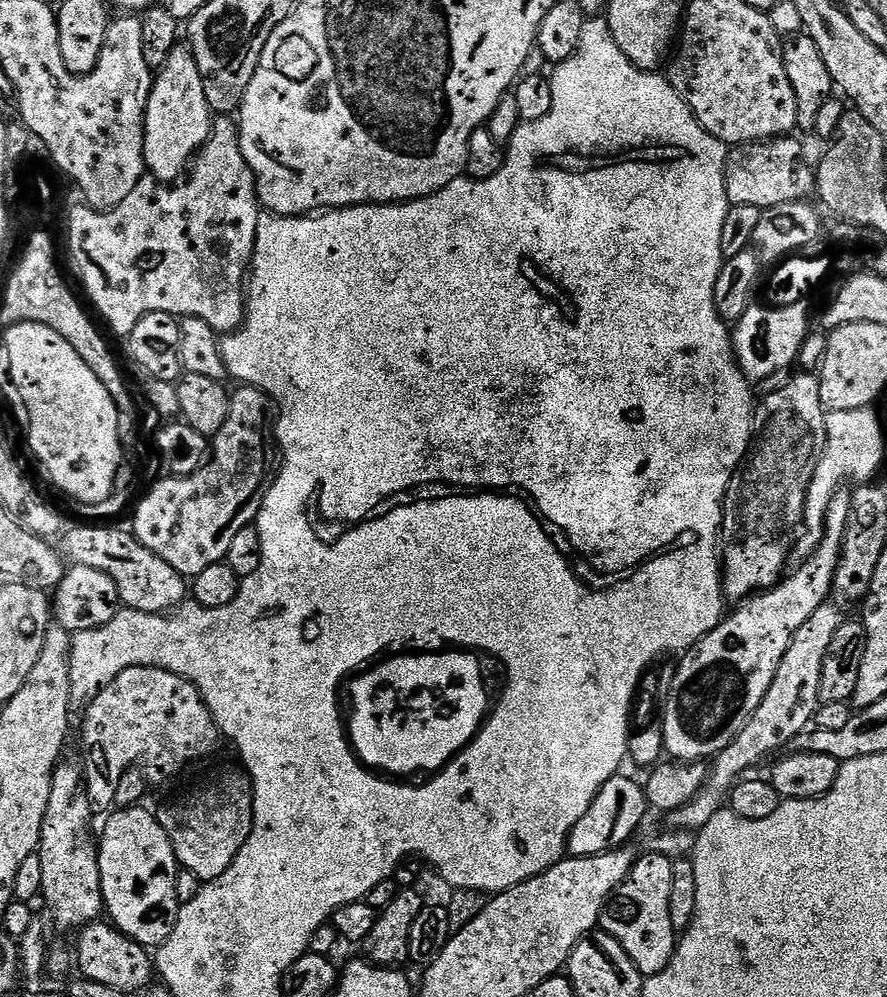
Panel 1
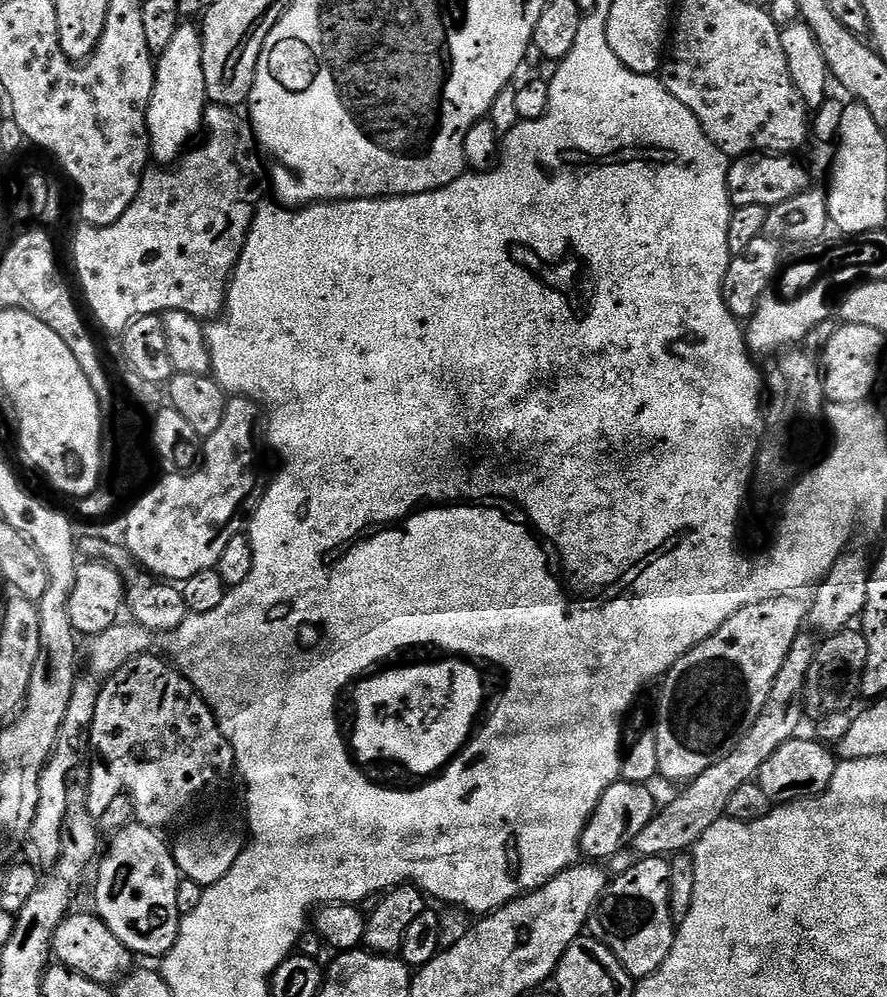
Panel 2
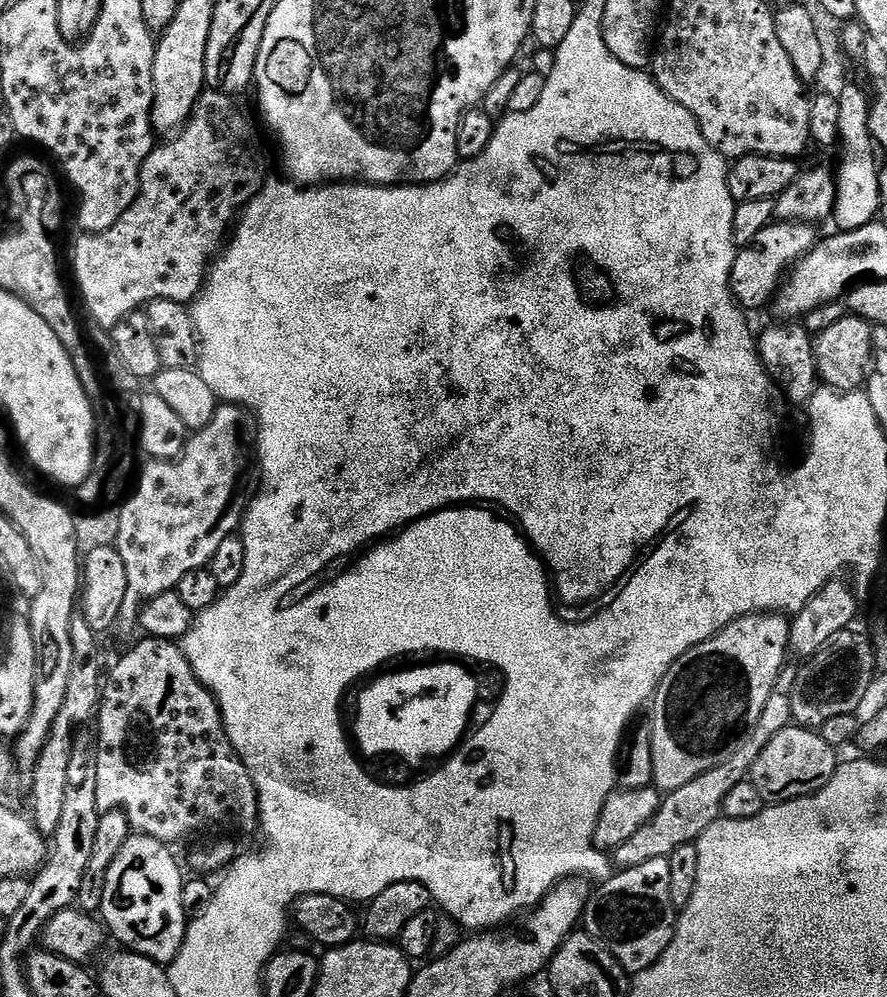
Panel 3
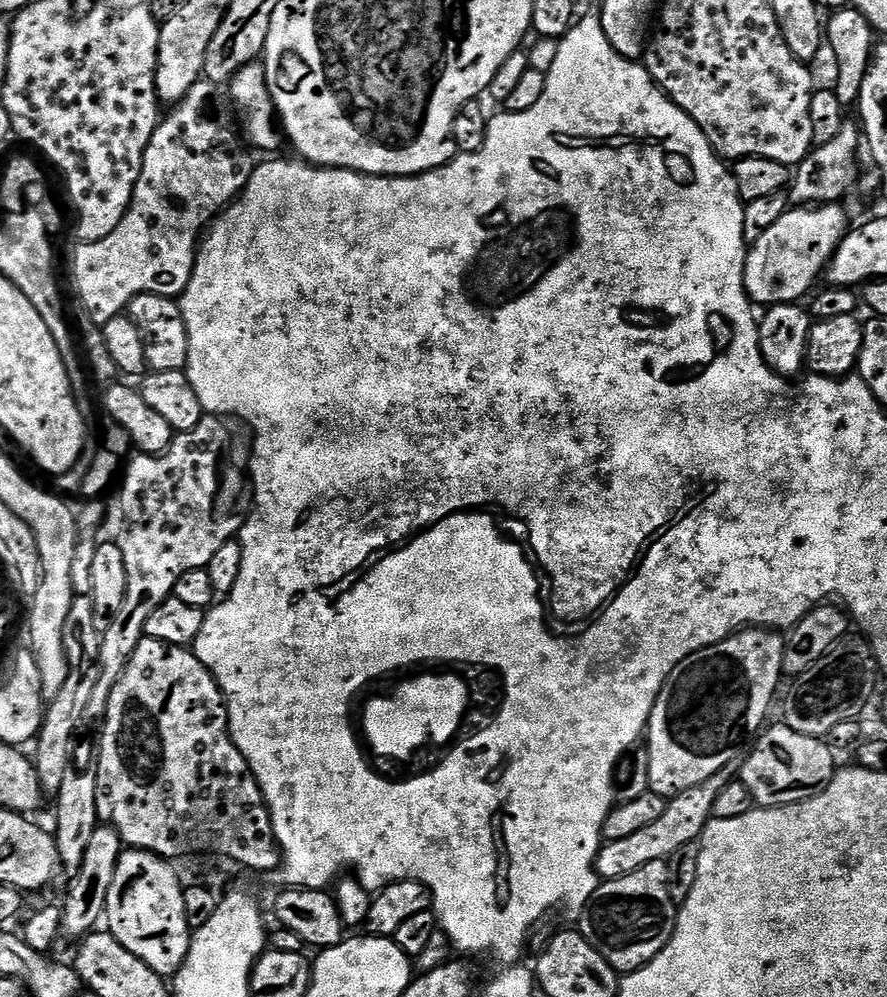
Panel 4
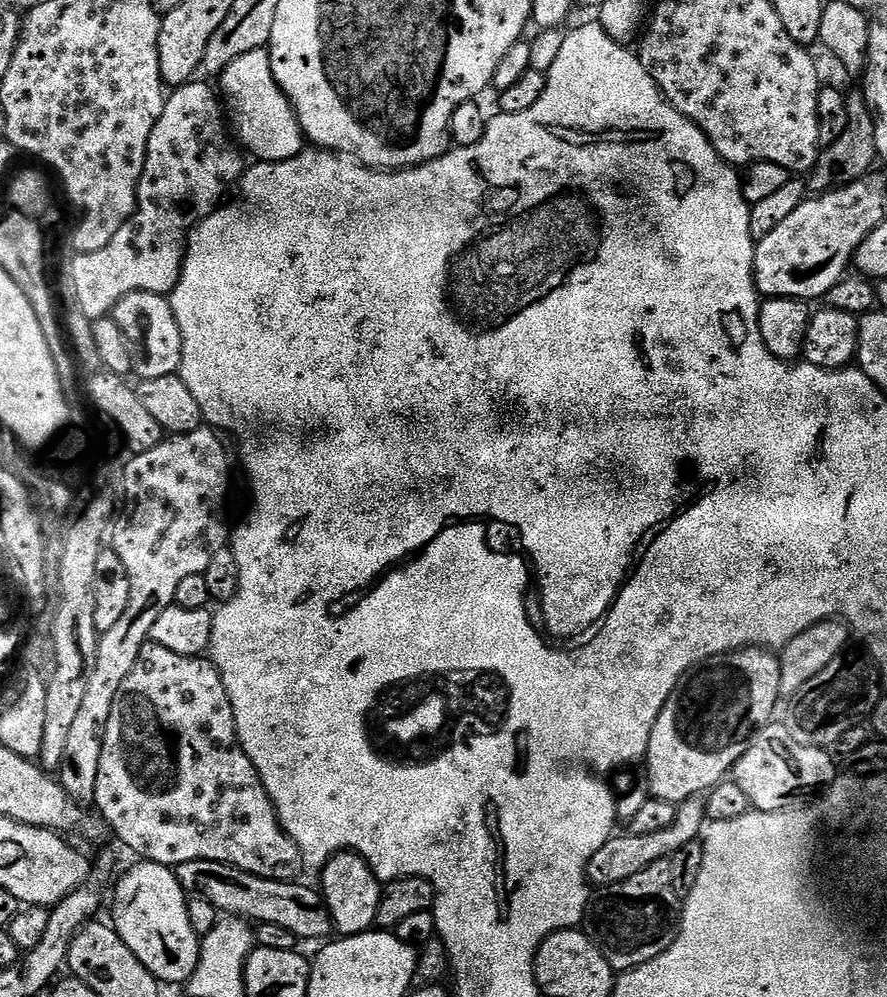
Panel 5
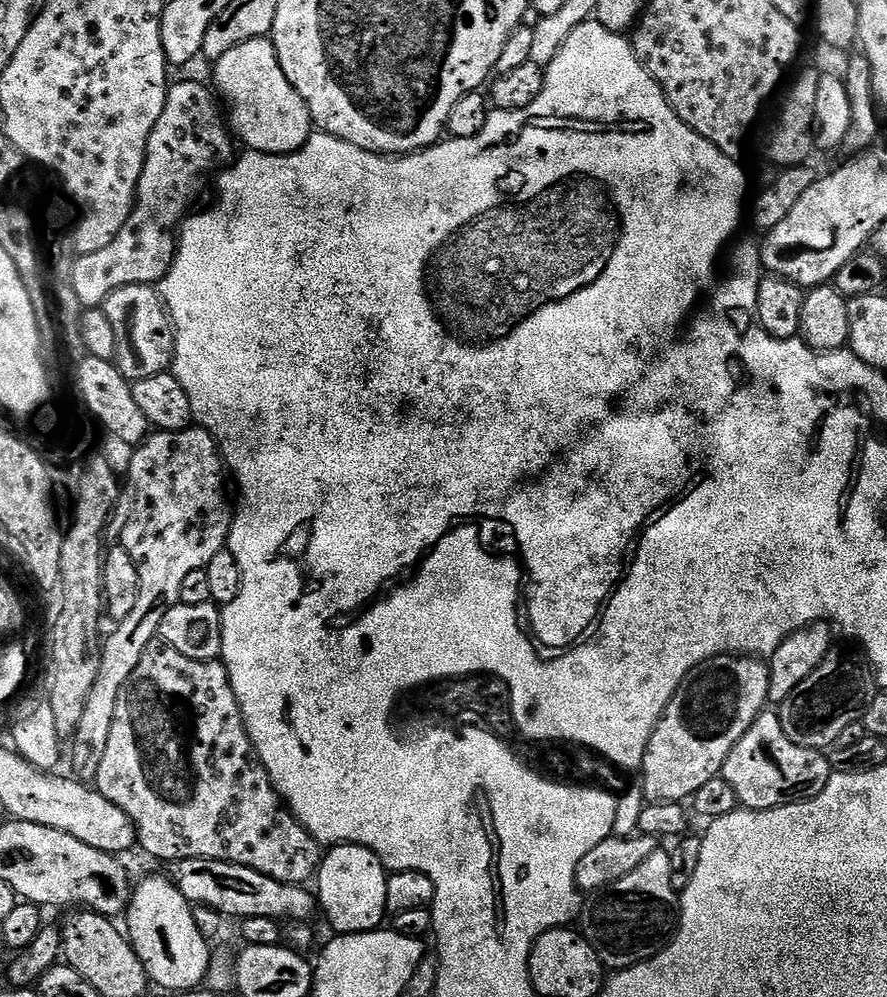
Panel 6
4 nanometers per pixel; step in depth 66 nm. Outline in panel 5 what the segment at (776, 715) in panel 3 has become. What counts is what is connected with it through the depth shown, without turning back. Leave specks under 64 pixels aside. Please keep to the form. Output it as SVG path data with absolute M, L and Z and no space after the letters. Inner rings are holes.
M703 799L685 800L677 807L676 817L671 826L666 830L658 830L658 834L638 834L637 836L614 834L606 842L606 846L602 846L602 850L598 850L594 858L590 858L586 879L589 885L597 889L609 888L618 882L626 882L626 878L634 878L634 874L642 874L642 870L646 870L654 862L671 858L675 852L682 850L682 846L700 840L705 827Z

